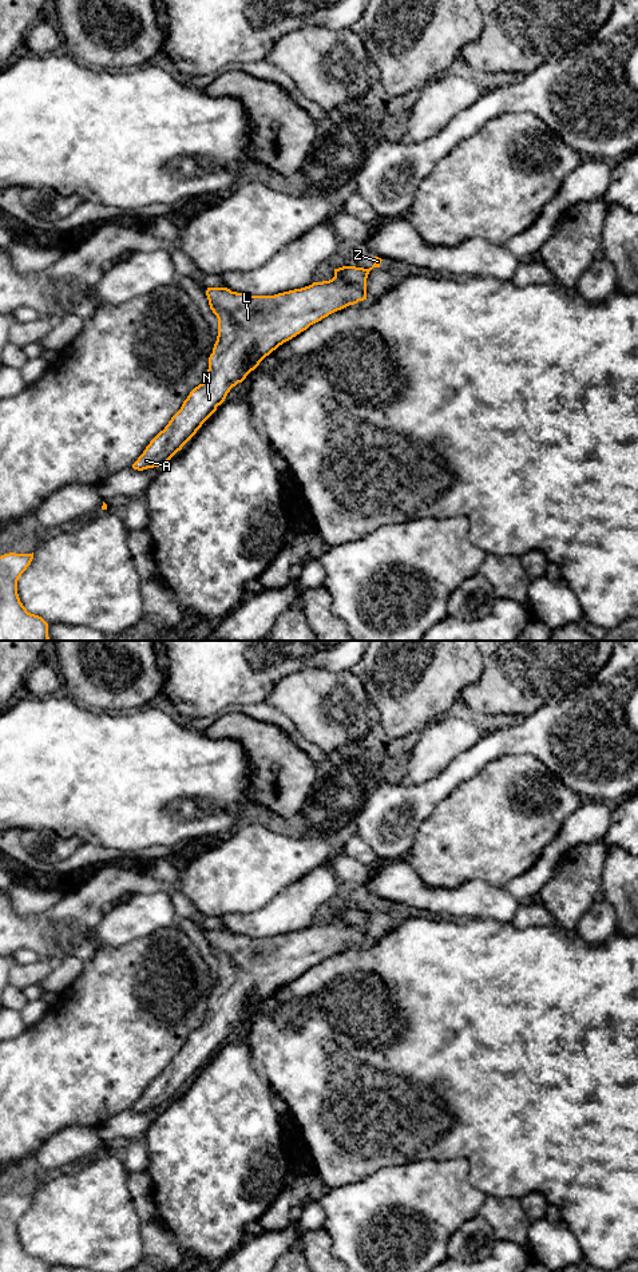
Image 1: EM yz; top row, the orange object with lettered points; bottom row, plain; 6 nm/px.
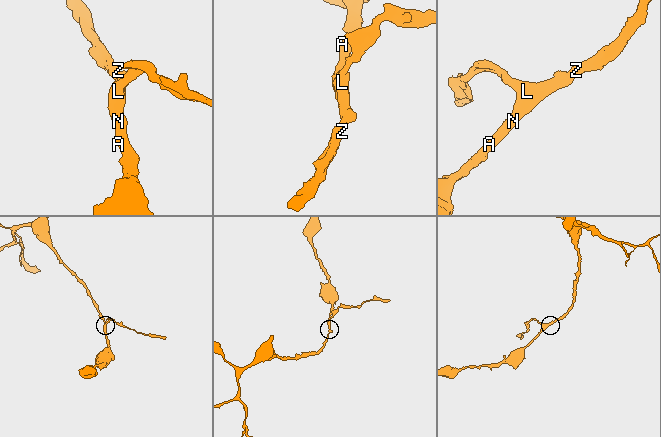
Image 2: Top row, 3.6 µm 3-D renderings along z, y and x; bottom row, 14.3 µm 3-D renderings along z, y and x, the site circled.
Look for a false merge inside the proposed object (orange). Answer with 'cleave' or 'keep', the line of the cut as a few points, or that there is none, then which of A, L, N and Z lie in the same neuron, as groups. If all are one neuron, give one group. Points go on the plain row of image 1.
keep; no cut; A L N Z

